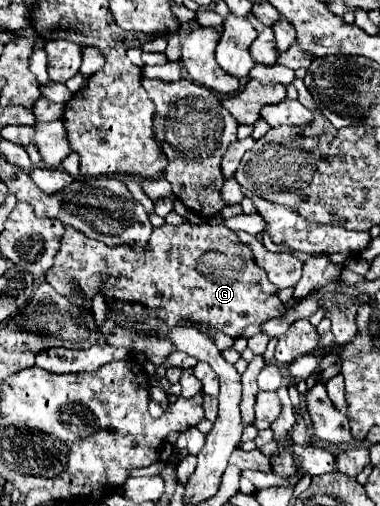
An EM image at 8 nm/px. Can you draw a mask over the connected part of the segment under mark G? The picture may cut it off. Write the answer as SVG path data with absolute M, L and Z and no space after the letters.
M181 224L181 226L161 226L151 234L147 248L139 246L117 246L109 248L99 240L83 236L79 230L67 226L61 248L55 256L55 264L47 272L47 282L59 292L67 294L71 280L77 280L85 296L91 300L95 292L103 294L109 310L115 314L127 314L135 320L161 318L169 326L179 324L181 318L191 318L201 324L201 328L217 328L229 336L239 336L247 324L263 324L265 320L283 316L287 312L285 304L277 296L277 288L267 280L265 272L255 266L251 248L243 244L235 230L225 224Z

